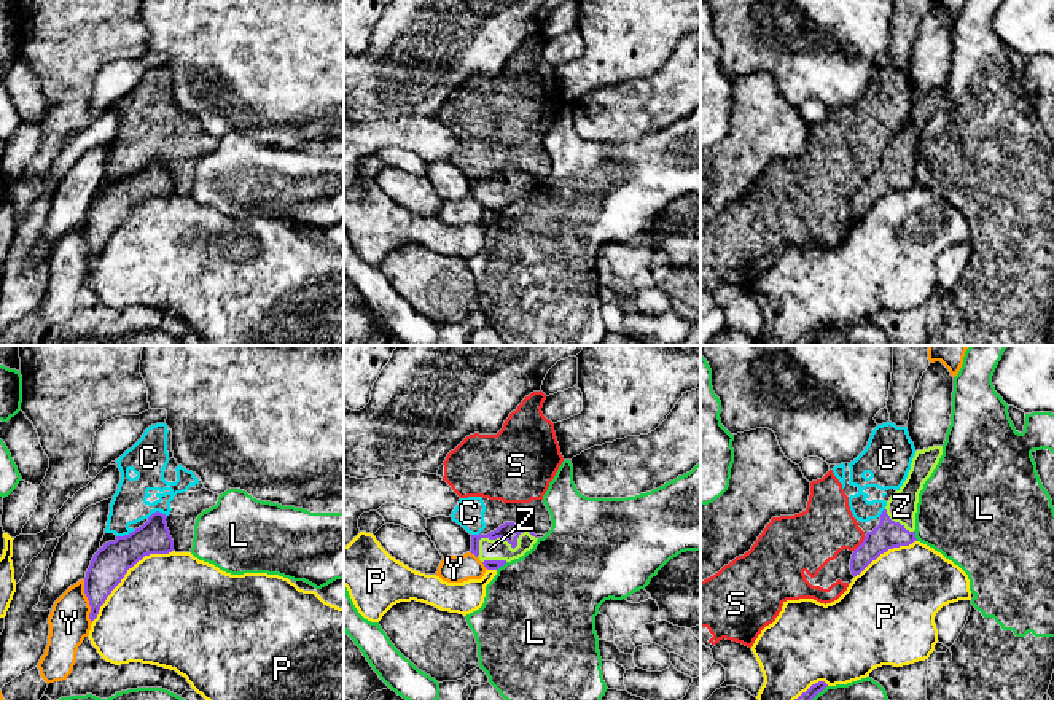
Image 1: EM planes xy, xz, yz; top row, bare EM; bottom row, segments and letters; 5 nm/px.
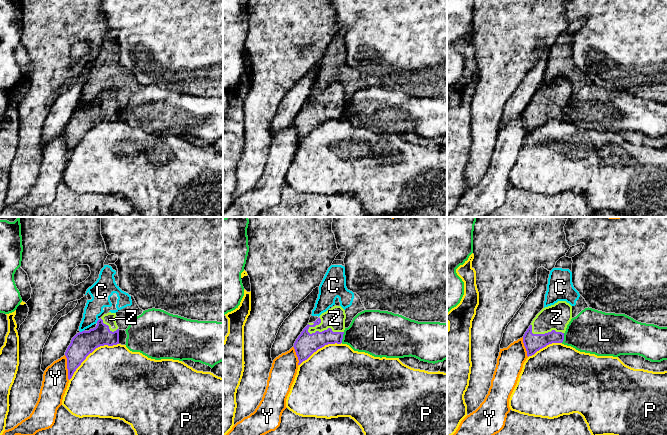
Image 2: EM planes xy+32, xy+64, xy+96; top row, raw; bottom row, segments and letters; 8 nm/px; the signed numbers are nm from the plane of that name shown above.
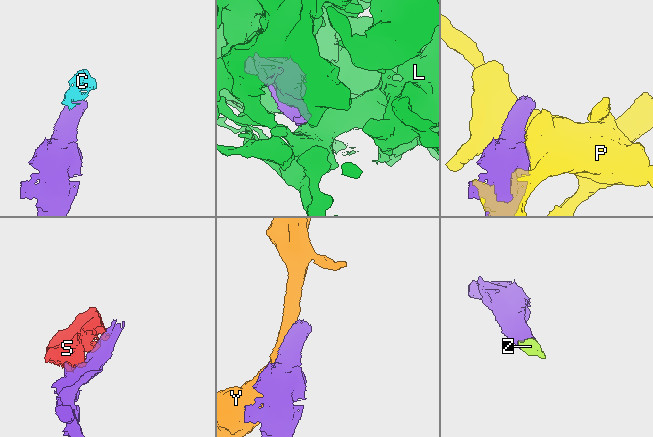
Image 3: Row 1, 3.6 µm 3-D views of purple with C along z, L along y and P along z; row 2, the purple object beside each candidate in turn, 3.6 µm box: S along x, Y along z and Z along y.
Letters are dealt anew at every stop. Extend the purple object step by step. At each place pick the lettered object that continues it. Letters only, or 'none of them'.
Z

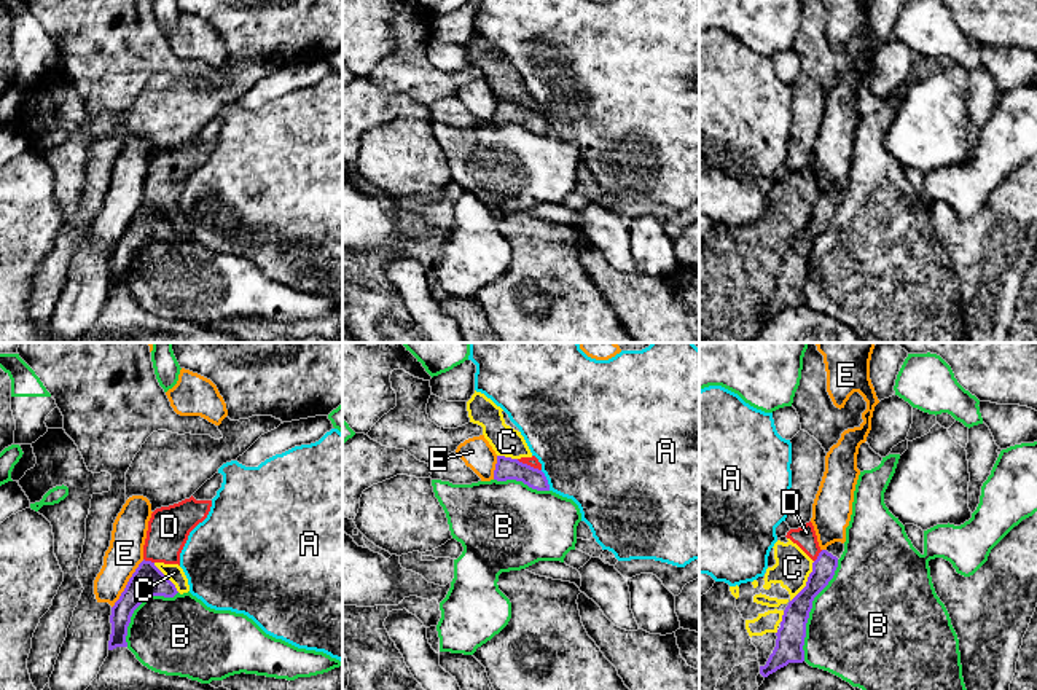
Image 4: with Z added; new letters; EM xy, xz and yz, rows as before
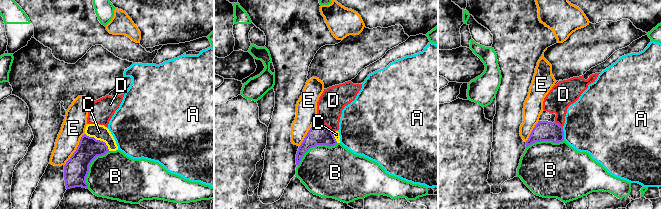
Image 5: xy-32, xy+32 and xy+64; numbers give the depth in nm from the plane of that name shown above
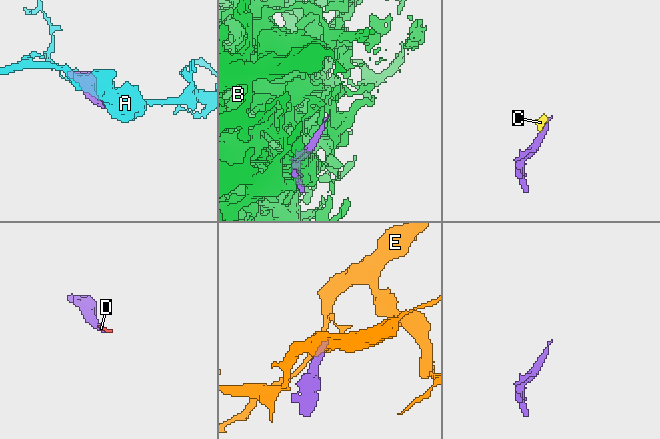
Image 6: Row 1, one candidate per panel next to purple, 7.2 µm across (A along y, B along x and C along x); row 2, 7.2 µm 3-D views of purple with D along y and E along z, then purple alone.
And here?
none of them

